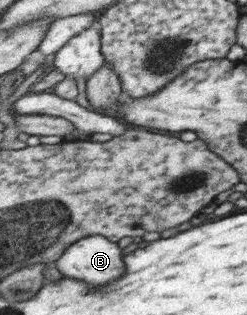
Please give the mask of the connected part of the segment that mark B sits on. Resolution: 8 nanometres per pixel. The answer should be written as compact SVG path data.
M103 235L81 239L59 261L59 269L75 279L85 279L93 287L105 287L127 273L119 243L109 241Z

